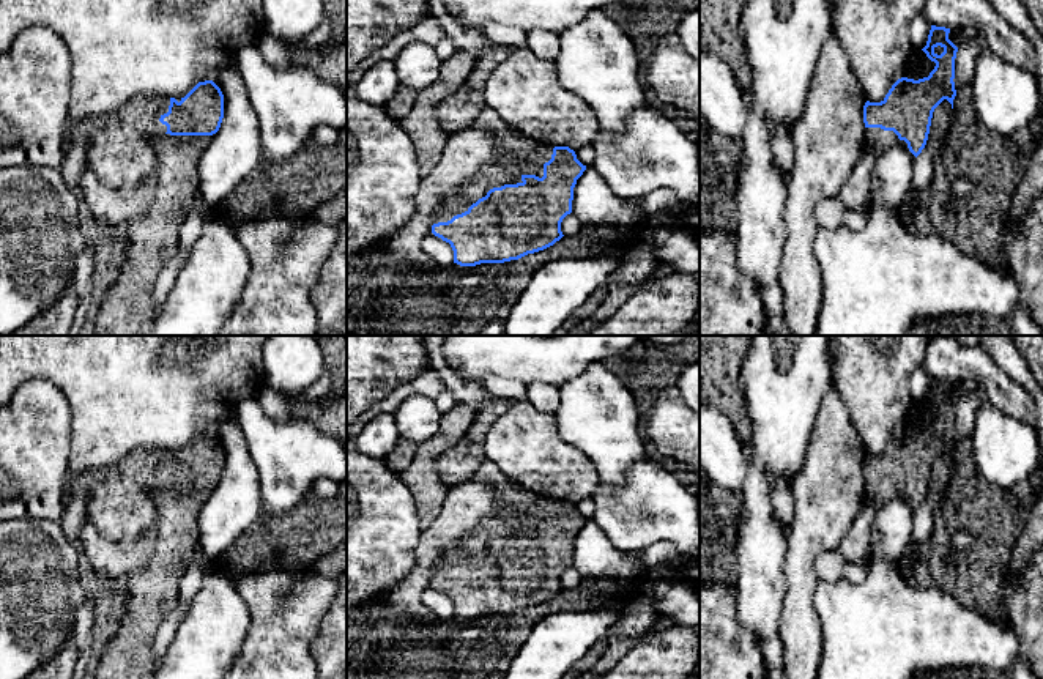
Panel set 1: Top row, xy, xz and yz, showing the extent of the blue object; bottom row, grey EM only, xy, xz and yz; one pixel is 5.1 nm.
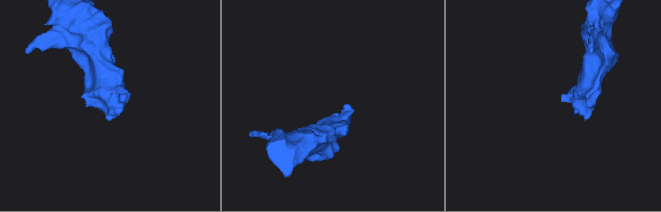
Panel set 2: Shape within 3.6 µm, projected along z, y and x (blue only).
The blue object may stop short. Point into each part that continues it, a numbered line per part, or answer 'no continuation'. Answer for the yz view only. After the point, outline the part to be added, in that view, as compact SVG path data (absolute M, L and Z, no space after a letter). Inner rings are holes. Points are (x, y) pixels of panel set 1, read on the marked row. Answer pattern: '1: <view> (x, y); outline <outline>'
1: yz (878, 139); outline M865 128L862 150L871 147L874 156L879 158L887 148L898 143L898 135L893 131L881 128Z

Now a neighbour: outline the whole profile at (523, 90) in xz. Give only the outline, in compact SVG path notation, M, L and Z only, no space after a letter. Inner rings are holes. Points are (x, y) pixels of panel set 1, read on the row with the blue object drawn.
M515 47L485 83L485 107L523 135L577 151L592 143L599 121L592 109L566 90L553 61Z

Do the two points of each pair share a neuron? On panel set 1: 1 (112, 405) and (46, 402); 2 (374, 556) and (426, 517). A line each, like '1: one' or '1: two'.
1: two
2: two

